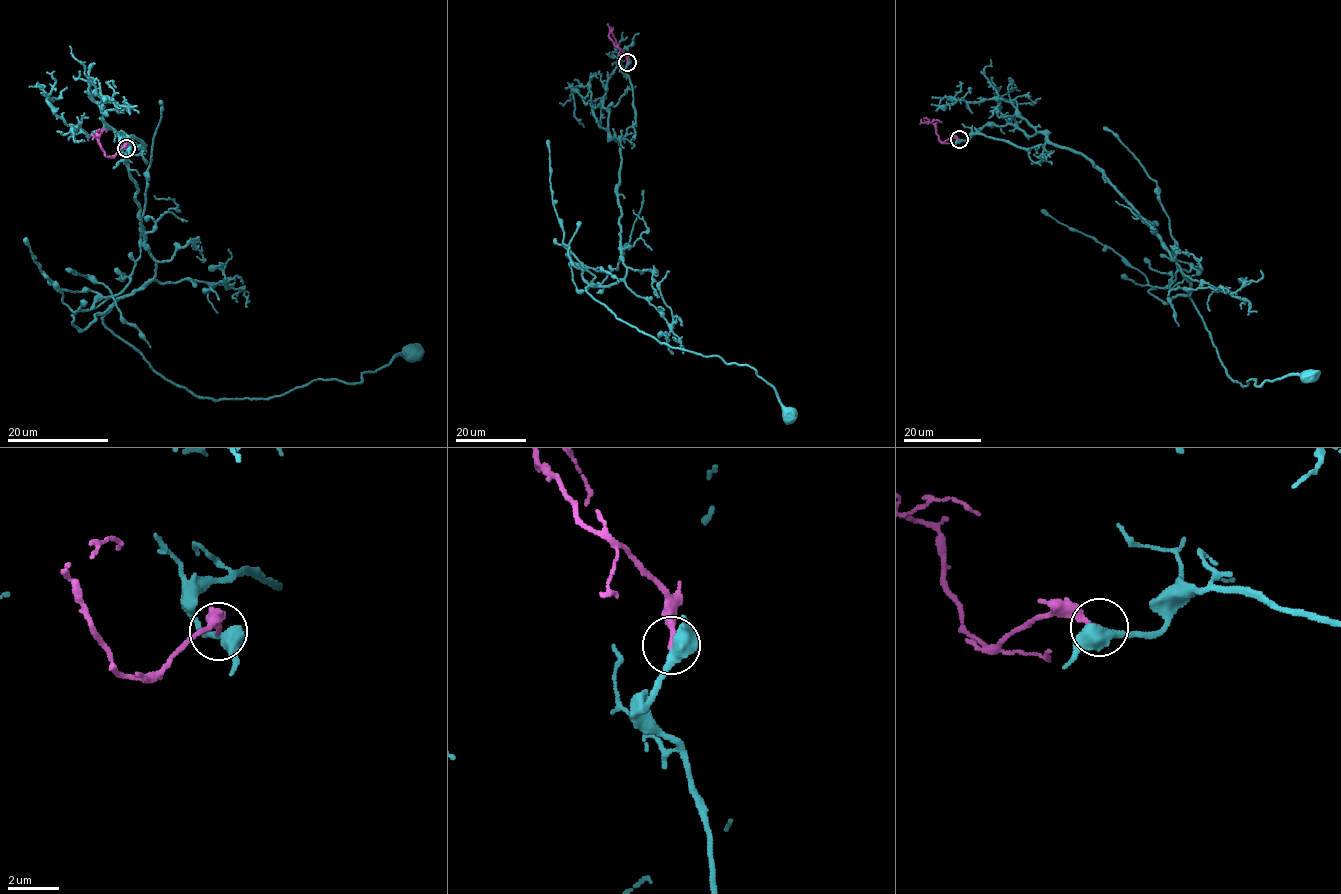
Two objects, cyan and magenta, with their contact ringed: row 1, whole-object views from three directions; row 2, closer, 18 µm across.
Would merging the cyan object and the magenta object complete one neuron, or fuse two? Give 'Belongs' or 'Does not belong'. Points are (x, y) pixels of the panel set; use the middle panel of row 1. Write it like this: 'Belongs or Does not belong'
Belongs

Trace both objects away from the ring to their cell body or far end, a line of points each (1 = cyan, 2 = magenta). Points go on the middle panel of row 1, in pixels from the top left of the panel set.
1: (627, 63), (636, 122), (620, 141), (617, 198), (626, 274), (586, 290), (672, 347), (752, 366), (790, 415)
2: (627, 62), (626, 54), (609, 37), (611, 31), (615, 43)

